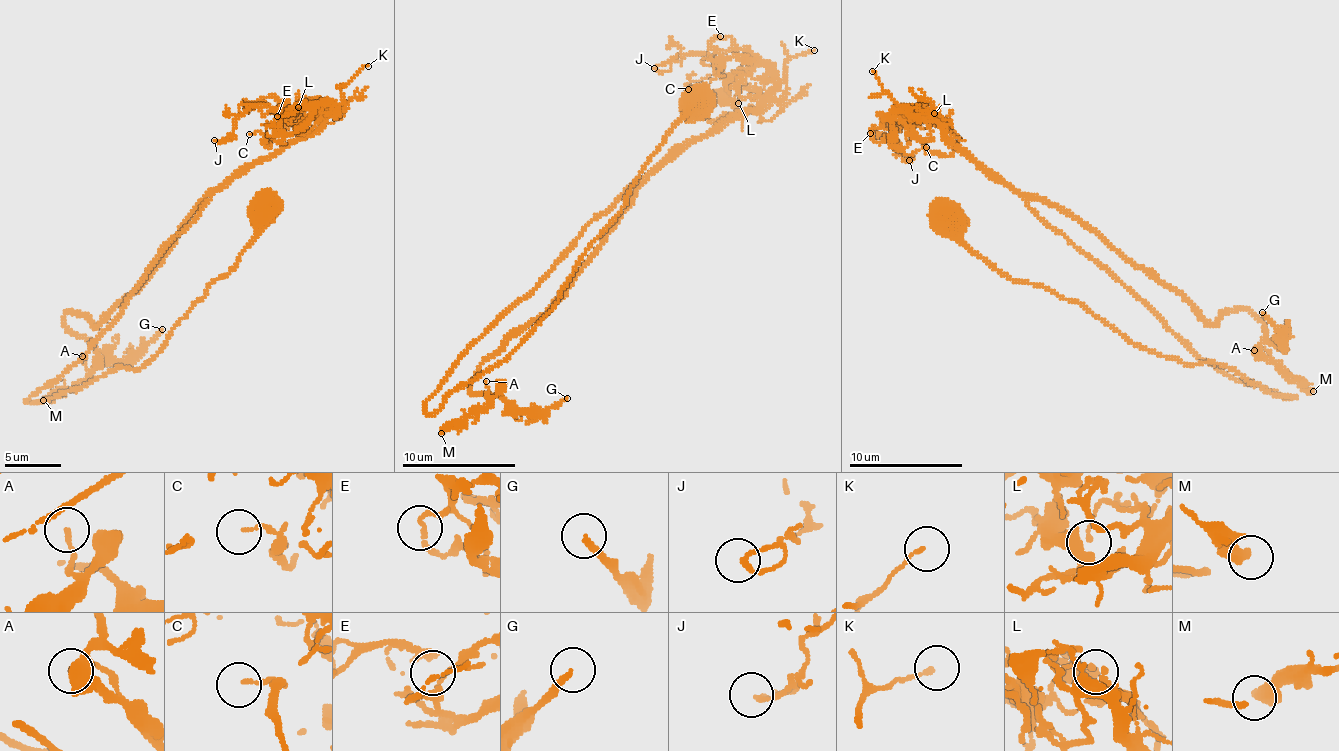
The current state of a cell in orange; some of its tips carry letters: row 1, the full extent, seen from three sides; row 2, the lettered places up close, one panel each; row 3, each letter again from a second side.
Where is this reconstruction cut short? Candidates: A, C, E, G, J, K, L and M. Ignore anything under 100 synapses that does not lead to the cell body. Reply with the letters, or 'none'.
none

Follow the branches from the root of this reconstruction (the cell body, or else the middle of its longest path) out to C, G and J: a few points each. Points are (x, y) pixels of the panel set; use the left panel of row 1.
C: (265, 210), (148, 364), (28, 400), (76, 365), (216, 190), (308, 122), (288, 120), (268, 148), (249, 134)
G: (265, 210), (148, 364), (27, 399), (76, 365), (208, 195), (96, 326), (65, 317), (115, 359), (162, 329)
J: (265, 210), (148, 364), (28, 400), (76, 365), (216, 190), (308, 122), (247, 107), (214, 140)

